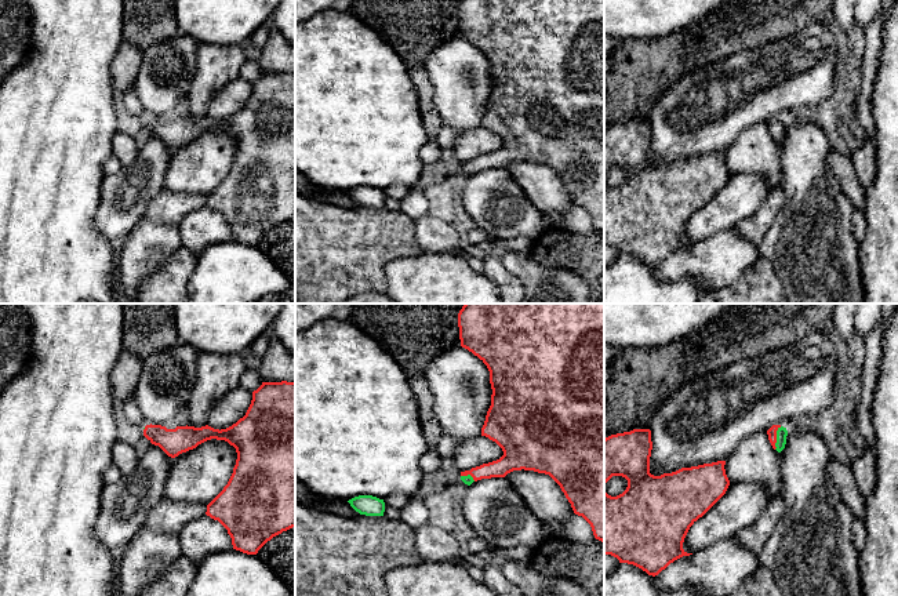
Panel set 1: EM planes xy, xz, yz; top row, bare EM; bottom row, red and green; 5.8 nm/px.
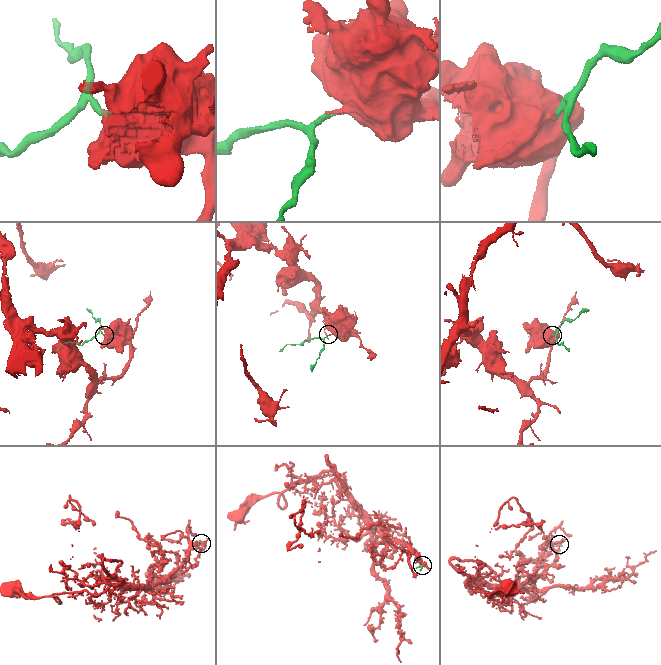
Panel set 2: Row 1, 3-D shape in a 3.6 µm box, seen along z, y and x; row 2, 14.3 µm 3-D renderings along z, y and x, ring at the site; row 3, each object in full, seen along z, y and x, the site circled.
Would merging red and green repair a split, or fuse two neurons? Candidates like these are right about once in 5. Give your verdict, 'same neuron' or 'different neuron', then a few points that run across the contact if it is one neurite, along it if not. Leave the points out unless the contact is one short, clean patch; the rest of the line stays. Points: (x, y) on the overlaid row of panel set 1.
same neuron; line yz (771, 432), (775, 438), (781, 433)

